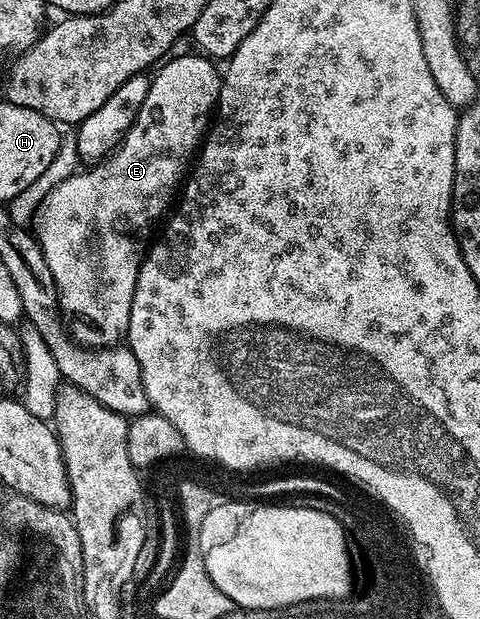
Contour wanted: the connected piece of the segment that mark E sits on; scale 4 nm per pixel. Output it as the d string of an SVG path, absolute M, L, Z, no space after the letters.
M202 54L194 55L195 56L172 55L170 59L158 69L160 72L157 74L154 73L154 75L151 76L149 94L145 97L145 102L141 102L141 110L137 114L137 118L133 122L131 129L123 136L123 140L120 142L118 148L116 148L110 156L105 156L102 160L92 163L90 167L88 167L91 168L88 172L79 172L76 176L65 177L56 188L51 188L44 194L43 201L35 208L35 228L33 227L33 235L35 239L38 240L41 250L45 254L45 263L49 266L49 274L53 274L59 311L68 321L70 321L69 319L75 320L76 333L74 332L73 339L76 344L82 346L84 349L98 350L101 348L114 348L126 337L127 327L129 326L129 314L131 313L131 303L133 302L133 294L135 293L137 278L139 277L139 267L143 265L143 258L149 251L149 241L152 239L151 227L153 227L159 219L162 221L164 217L168 215L169 209L172 207L173 201L176 199L185 177L188 175L189 165L196 159L197 153L200 151L201 145L209 131L209 125L212 123L213 113L216 111L219 103L221 72L220 69L215 69L218 67L216 67L208 57Z

